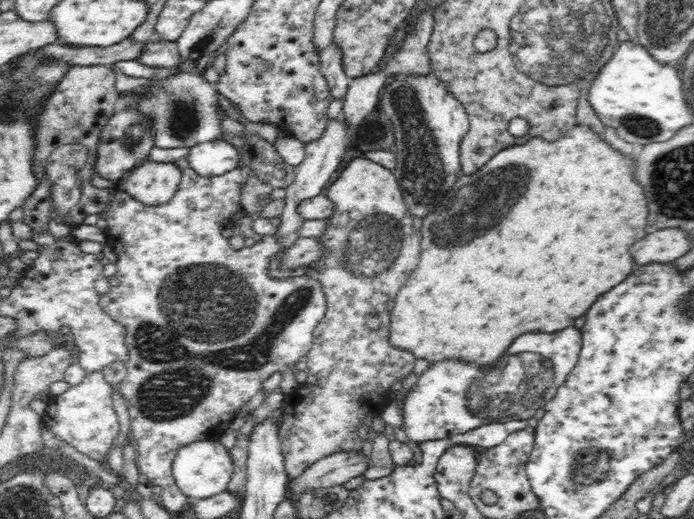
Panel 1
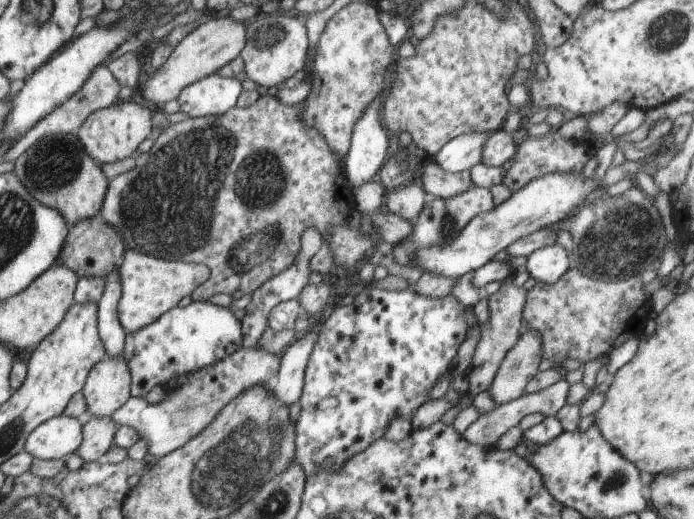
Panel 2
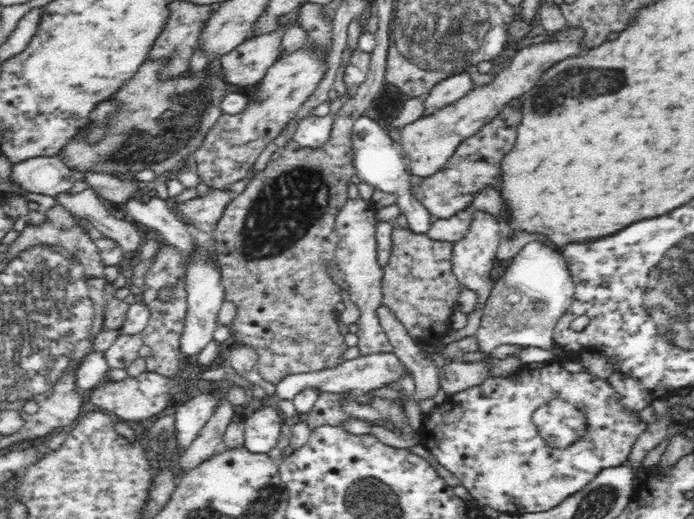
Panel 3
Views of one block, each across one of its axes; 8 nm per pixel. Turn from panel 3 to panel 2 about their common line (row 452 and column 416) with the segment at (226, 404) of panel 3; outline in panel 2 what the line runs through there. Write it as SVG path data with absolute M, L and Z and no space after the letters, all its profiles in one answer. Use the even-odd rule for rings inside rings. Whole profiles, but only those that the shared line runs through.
M413 180L390 192L387 206L391 213L416 224L419 212L428 199L429 196L422 184L418 180Z

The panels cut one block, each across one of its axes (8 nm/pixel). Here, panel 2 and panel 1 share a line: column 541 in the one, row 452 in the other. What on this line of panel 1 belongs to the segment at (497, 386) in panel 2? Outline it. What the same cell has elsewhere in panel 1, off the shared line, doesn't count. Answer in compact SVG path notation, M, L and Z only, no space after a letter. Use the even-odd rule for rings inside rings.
M360 451L337 452L317 460L300 476L289 480L288 495L297 500L310 489L343 485L350 478L364 474L368 468L368 456Z

